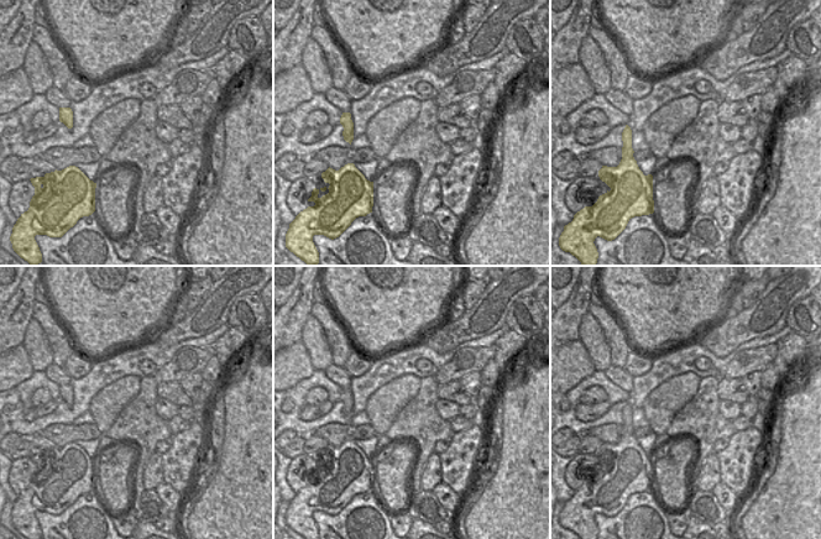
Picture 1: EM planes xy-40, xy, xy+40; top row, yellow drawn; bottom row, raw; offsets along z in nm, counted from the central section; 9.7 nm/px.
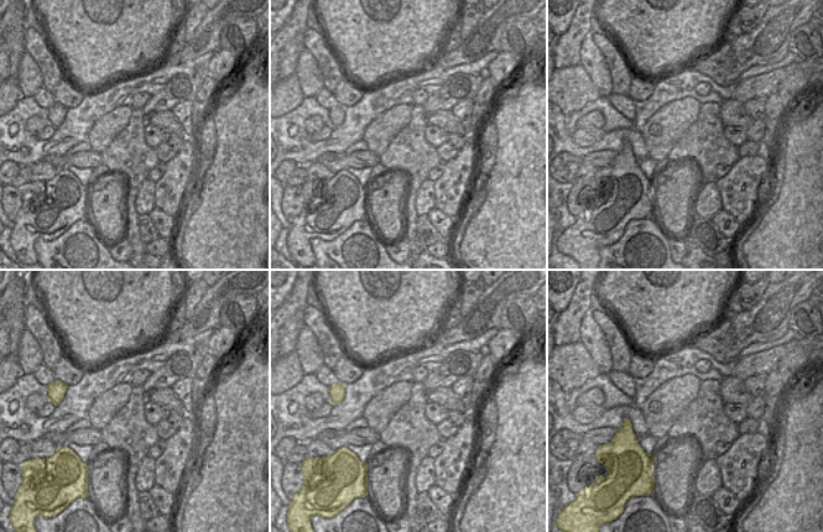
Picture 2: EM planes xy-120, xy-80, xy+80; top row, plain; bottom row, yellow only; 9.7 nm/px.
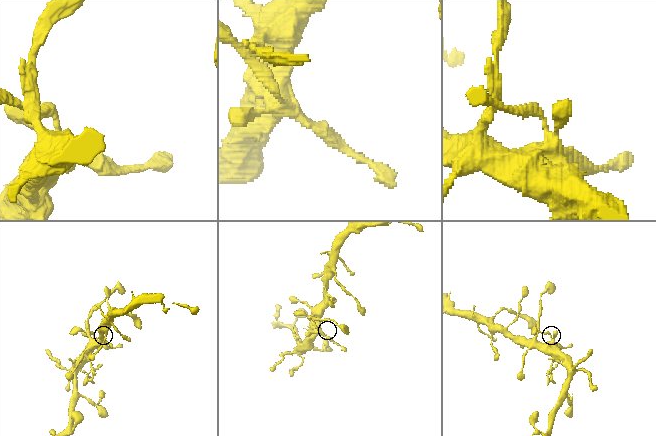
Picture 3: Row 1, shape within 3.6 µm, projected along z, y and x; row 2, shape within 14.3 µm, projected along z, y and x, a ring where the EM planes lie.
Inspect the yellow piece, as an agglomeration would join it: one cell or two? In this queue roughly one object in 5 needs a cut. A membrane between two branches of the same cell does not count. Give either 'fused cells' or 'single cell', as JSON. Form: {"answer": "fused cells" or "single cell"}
{"answer": "single cell"}

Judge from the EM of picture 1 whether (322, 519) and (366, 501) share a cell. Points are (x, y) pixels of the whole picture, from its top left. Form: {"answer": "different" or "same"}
{"answer": "same"}

